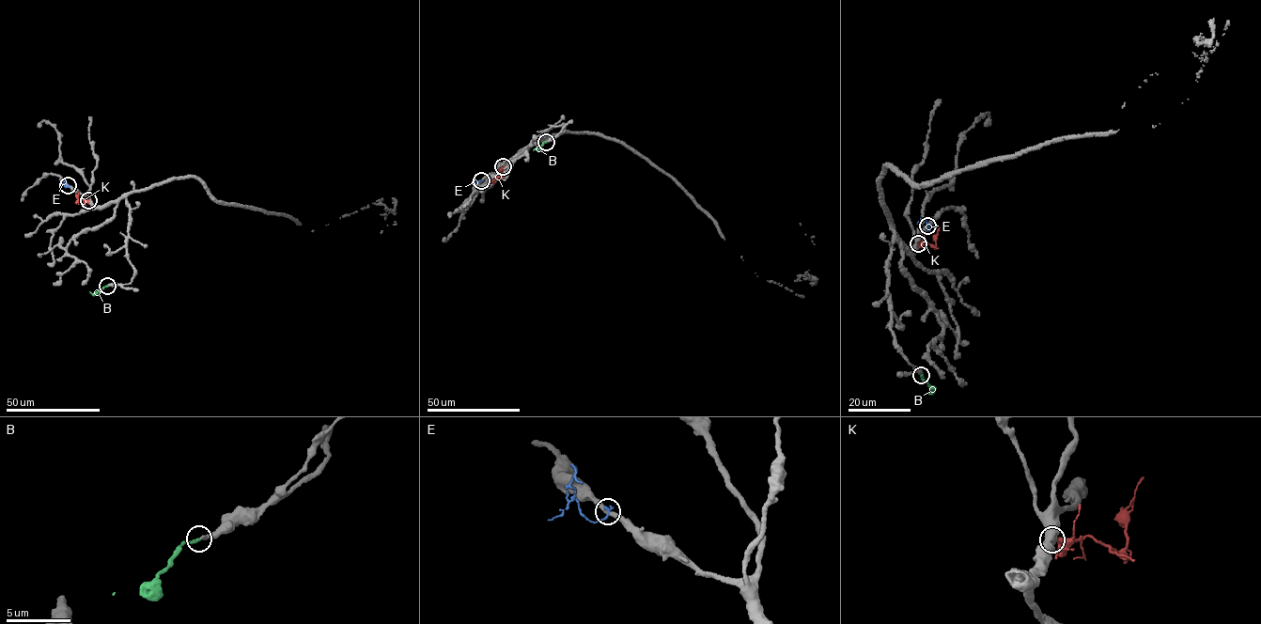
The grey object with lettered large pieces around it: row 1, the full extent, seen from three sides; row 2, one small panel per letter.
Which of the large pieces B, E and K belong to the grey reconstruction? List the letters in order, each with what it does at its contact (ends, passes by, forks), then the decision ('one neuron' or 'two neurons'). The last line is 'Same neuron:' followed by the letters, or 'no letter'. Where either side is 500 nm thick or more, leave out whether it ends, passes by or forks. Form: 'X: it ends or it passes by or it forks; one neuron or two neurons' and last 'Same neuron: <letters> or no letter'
B: it ends; one neuron
E: it ends; two neurons
K: two neurons
Same neuron: B

